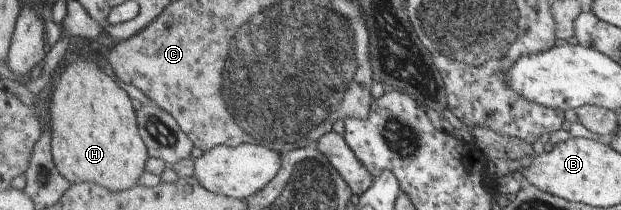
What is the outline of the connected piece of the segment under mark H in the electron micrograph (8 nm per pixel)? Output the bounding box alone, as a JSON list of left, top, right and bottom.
[48,58,149,192]

